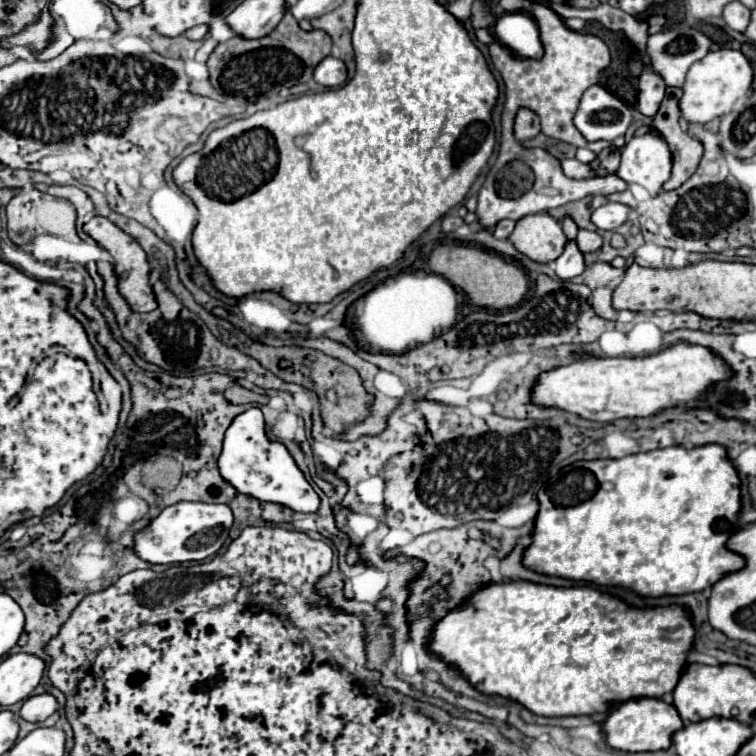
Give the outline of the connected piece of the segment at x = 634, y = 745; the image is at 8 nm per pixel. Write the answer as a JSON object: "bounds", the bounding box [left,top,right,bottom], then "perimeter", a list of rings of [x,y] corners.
{"bounds":[601,697,683,753],"perimeter":[[[651,697],[631,699],[631,701],[623,701],[619,705],[613,705],[607,719],[601,723],[607,745],[611,749],[629,751],[629,753],[669,749],[671,735],[675,731],[679,731],[681,727],[683,727],[683,721],[681,721],[679,713],[675,711],[675,707],[665,701],[651,699]]]}

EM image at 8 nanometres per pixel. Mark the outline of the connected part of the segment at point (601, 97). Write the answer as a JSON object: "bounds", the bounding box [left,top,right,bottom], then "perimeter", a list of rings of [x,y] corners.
{"bounds":[573,85,631,141],"perimeter":[[[593,85],[583,93],[573,121],[587,141],[613,141],[631,125],[631,109],[601,85]]]}

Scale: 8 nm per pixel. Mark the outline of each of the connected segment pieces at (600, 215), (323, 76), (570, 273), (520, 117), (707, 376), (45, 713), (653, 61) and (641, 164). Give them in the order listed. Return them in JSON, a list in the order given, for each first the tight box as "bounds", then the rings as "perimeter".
[{"bounds":[591,203,629,229],"perimeter":[[[605,203],[591,213],[591,223],[597,229],[617,229],[619,225],[625,223],[627,213],[629,213],[629,207],[621,203]]]},{"bounds":[313,57,347,87],"perimeter":[[[325,57],[313,71],[313,79],[323,87],[337,87],[347,79],[347,67],[341,59]]]},{"bounds":[555,241,585,281],"perimeter":[[[569,241],[565,245],[563,255],[555,261],[555,273],[559,279],[569,281],[573,277],[579,277],[585,271],[585,263],[583,263],[583,253],[577,249],[575,241]]]},{"bounds":[515,109,539,141],"perimeter":[[[519,109],[517,117],[515,117],[515,137],[519,141],[525,141],[525,139],[533,139],[539,135],[539,117],[529,111],[529,109]]]},{"bounds":[531,343,731,423],"perimeter":[[[677,343],[649,357],[595,357],[583,353],[577,361],[539,373],[531,401],[539,407],[557,407],[583,419],[611,423],[623,417],[649,417],[685,401],[701,401],[705,389],[731,375],[721,357],[701,345]]]},{"bounds":[21,693,57,723],"perimeter":[[[41,693],[41,695],[33,695],[29,697],[23,707],[21,707],[21,717],[25,721],[31,721],[31,723],[41,723],[45,721],[49,715],[53,715],[57,709],[57,701],[53,695],[49,693]]]},{"bounds":[647,29,711,87],"perimeter":[[[671,29],[671,31],[659,31],[655,35],[649,37],[647,41],[647,67],[657,73],[667,87],[681,87],[685,83],[685,75],[689,71],[689,67],[703,59],[709,53],[711,47],[711,39],[707,35],[703,35],[697,29]]]},{"bounds":[617,135,671,197],"perimeter":[[[655,135],[631,139],[621,151],[621,167],[617,175],[627,183],[643,185],[651,197],[655,197],[671,177],[669,145]]]}]

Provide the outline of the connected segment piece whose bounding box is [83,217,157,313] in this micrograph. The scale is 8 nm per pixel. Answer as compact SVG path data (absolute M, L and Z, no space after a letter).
M93 217L91 221L87 221L87 225L83 225L83 231L91 239L95 239L113 257L115 277L119 277L119 293L123 293L123 299L127 301L127 305L131 305L131 311L135 311L135 313L153 311L157 307L157 303L155 303L155 295L149 285L149 263L147 263L147 255L139 247L139 243L133 237L129 237L127 233L123 233L117 225L113 225L107 217Z

